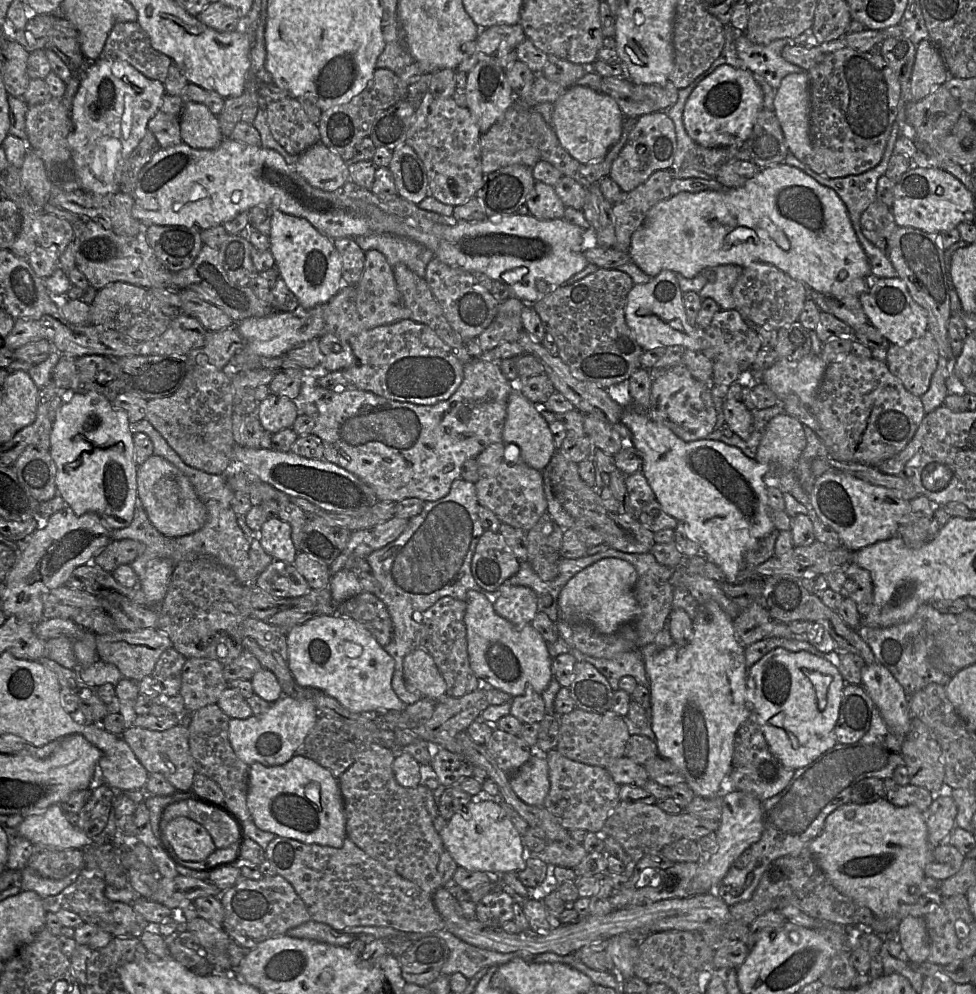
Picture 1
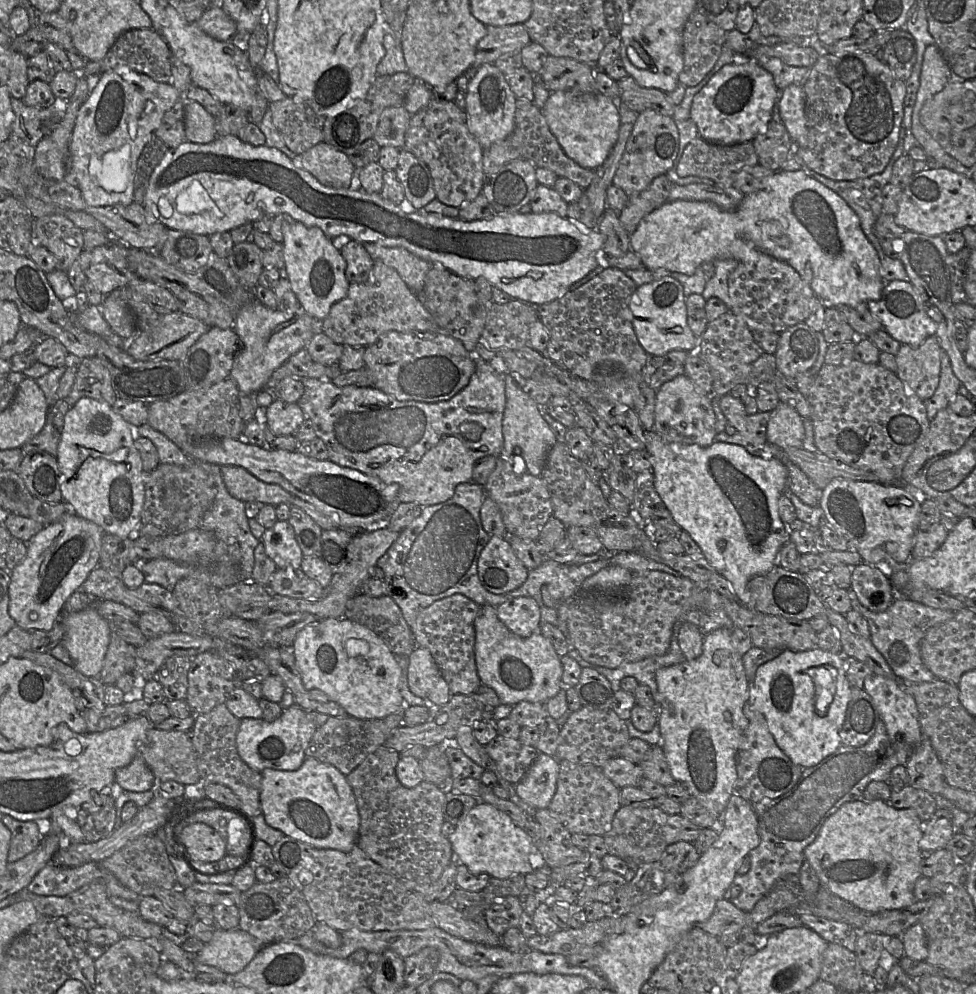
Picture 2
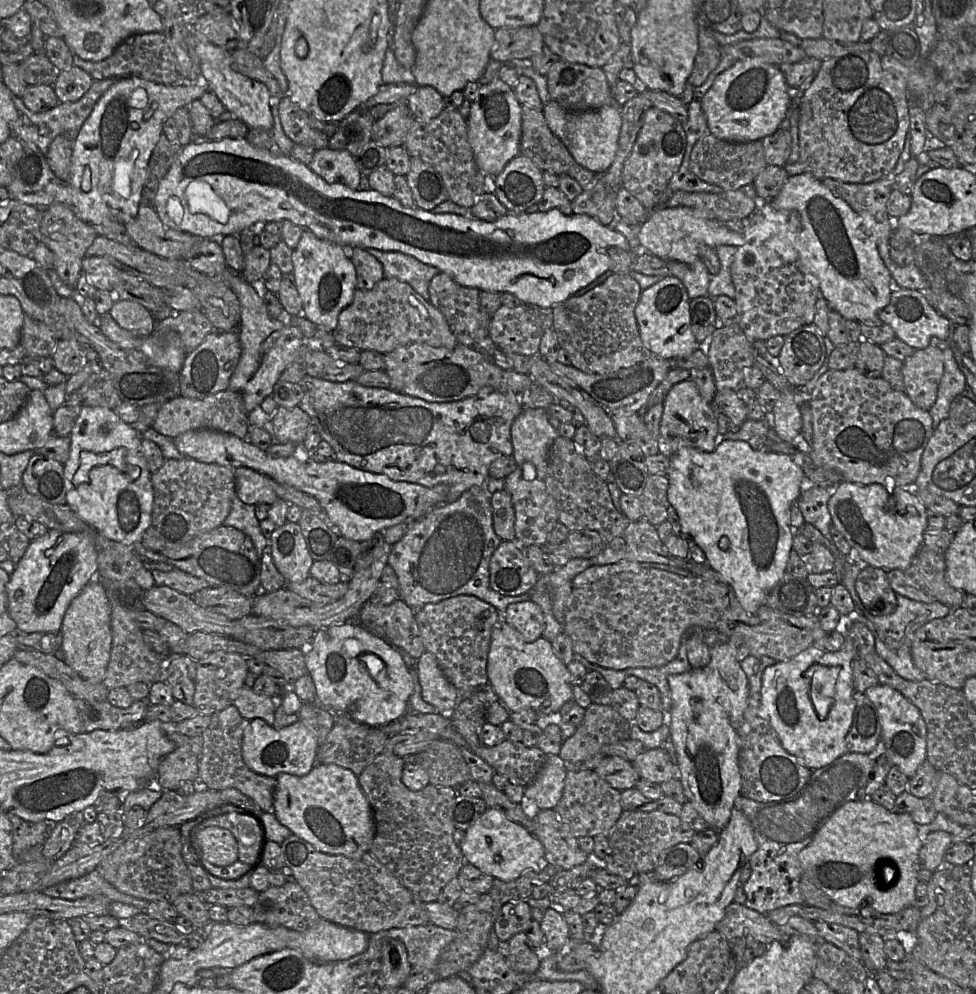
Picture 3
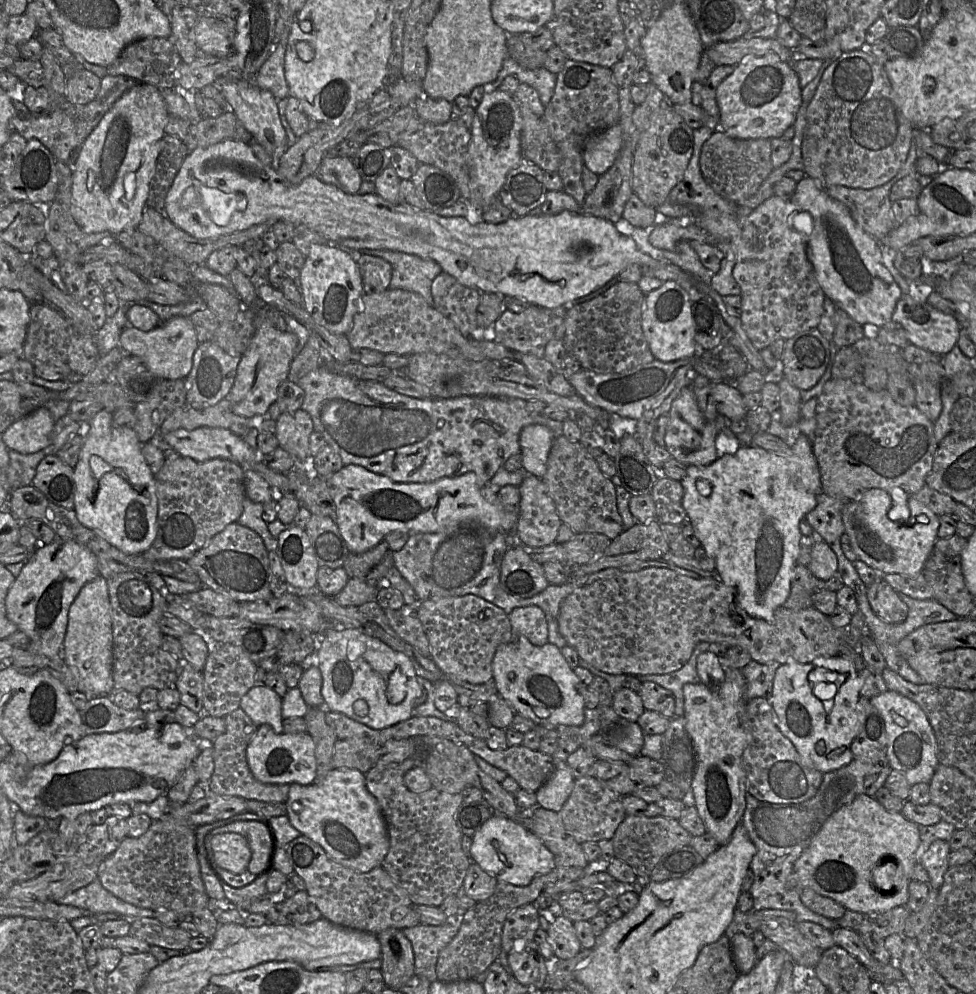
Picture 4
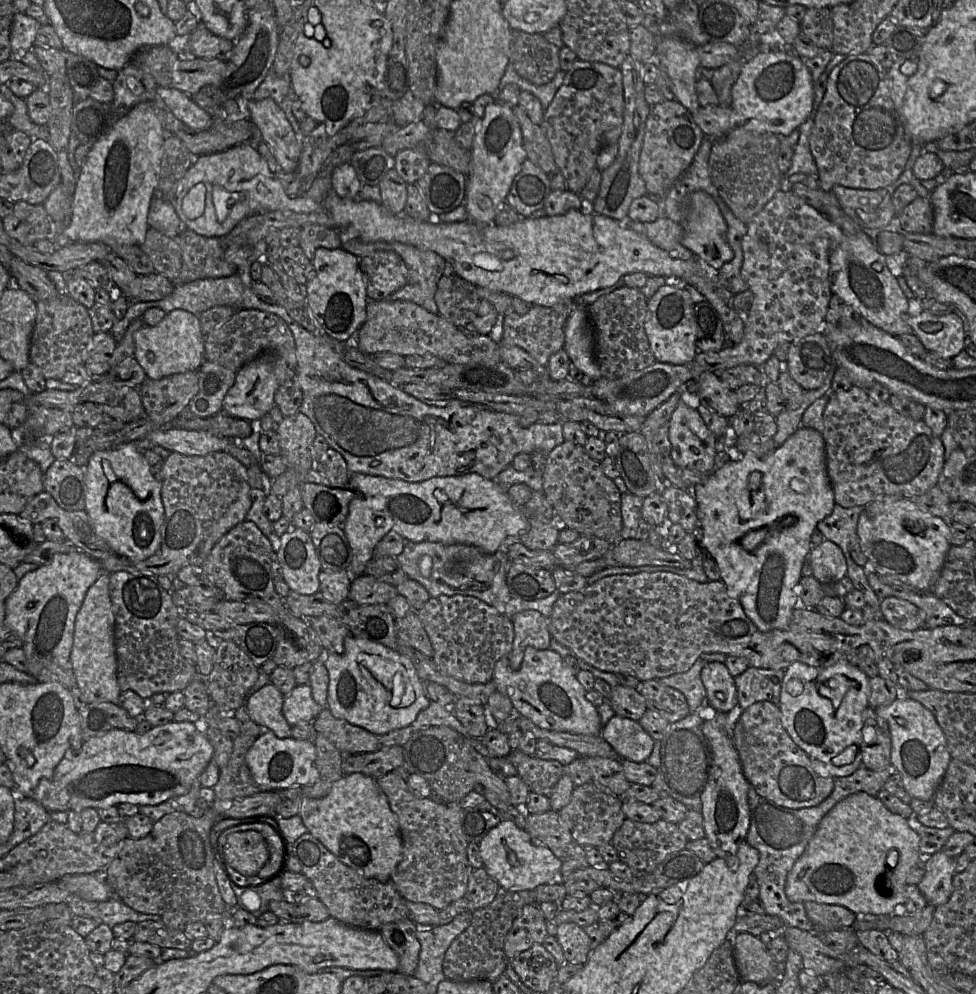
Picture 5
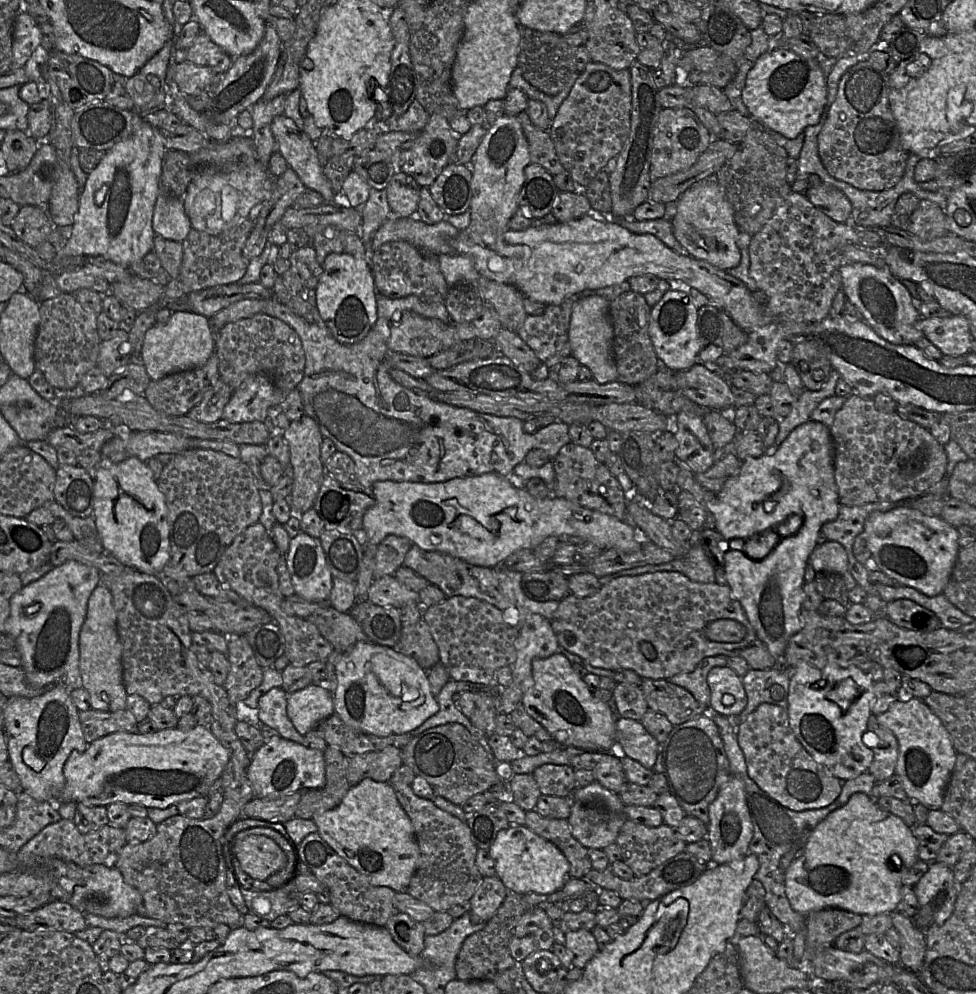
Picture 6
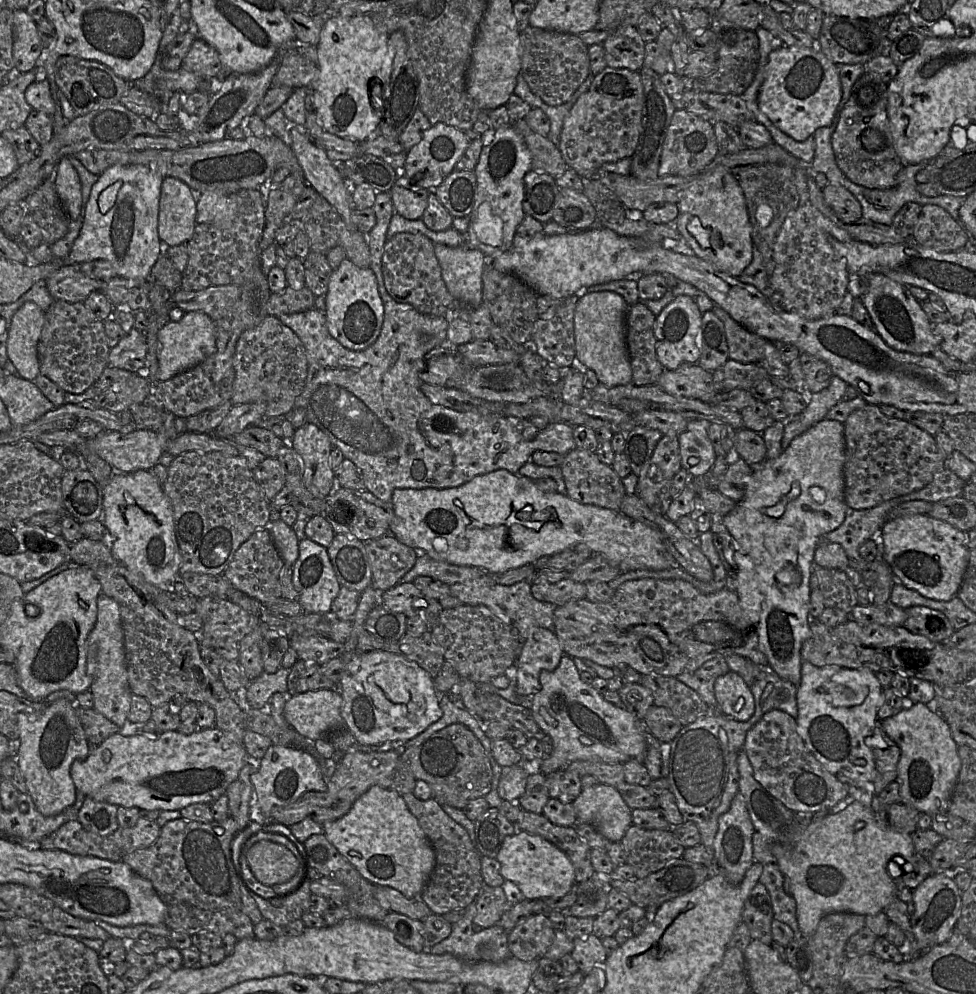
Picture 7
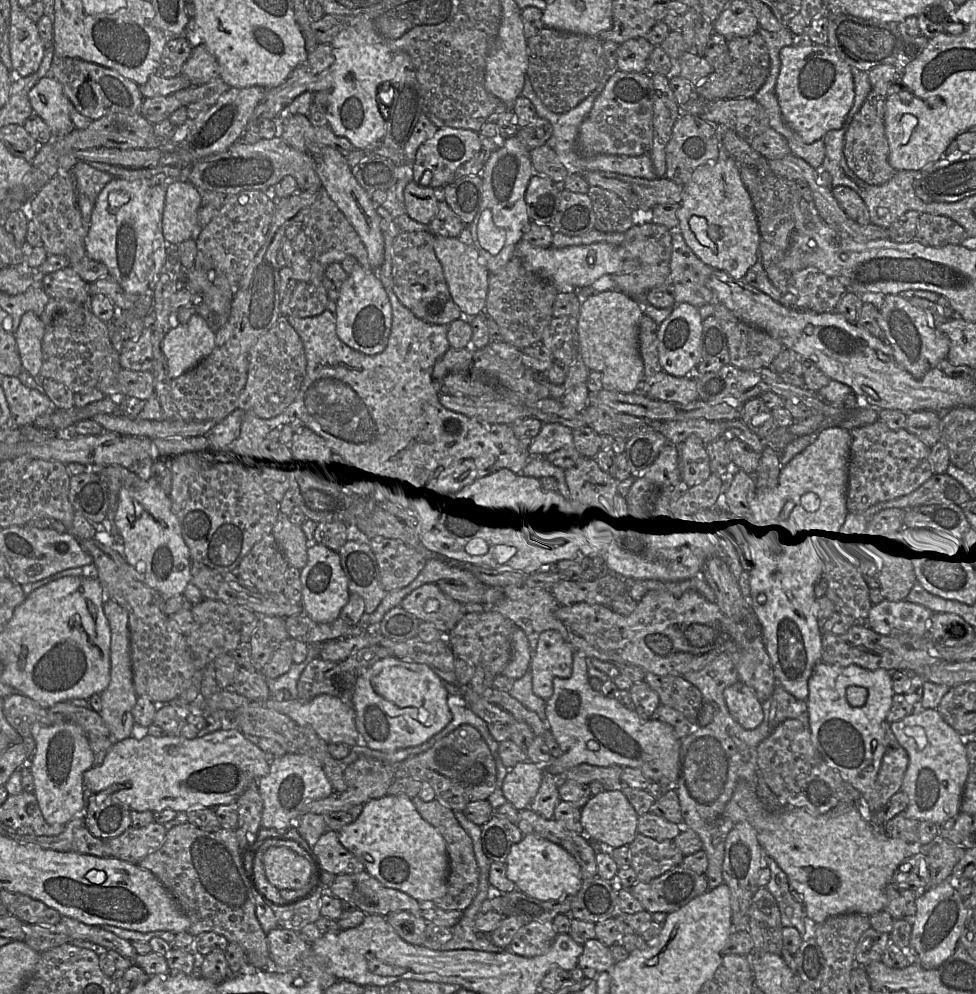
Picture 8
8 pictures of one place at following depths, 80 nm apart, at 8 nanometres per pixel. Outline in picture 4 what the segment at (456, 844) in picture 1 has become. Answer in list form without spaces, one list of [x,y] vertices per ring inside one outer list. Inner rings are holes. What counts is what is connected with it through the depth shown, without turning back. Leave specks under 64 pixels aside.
[[[496,811],[472,837],[470,853],[478,864],[497,881],[515,886],[527,886],[537,876],[549,873],[556,865],[552,852],[530,830],[515,823],[506,815]]]

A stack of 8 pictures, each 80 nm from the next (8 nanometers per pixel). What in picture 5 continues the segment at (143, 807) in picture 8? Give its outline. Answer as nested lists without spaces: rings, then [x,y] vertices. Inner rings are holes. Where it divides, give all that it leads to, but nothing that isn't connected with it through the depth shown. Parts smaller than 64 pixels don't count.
[[[170,722],[139,734],[114,729],[84,741],[81,749],[68,749],[50,779],[42,779],[30,793],[48,812],[79,811],[84,808],[102,809],[130,803],[137,806],[158,805],[187,794],[193,783],[206,769],[214,748],[203,732],[203,723]]]

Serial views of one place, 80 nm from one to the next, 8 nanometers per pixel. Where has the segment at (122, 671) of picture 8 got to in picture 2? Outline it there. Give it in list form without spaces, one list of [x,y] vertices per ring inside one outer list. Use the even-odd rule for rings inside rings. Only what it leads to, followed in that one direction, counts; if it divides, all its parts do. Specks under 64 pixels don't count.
[[[95,607],[65,614],[62,643],[76,670],[88,677],[99,677],[111,637],[109,622]]]

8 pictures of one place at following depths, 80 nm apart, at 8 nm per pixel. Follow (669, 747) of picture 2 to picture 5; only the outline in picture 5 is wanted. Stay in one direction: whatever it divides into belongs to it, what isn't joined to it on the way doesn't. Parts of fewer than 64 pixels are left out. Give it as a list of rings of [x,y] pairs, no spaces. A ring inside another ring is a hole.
[[[718,712],[713,719],[704,721],[702,732],[711,746],[713,755],[709,779],[701,794],[705,837],[717,857],[729,858],[735,856],[740,843],[746,841],[750,825],[750,783],[743,773],[739,754],[731,737],[727,713]]]

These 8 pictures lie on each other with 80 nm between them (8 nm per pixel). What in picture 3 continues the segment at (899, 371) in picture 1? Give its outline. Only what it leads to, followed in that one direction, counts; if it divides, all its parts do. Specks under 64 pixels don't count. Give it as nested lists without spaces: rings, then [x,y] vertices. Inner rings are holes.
[[[930,344],[917,349],[903,361],[905,393],[919,408],[928,411],[936,401],[943,375],[943,346]]]

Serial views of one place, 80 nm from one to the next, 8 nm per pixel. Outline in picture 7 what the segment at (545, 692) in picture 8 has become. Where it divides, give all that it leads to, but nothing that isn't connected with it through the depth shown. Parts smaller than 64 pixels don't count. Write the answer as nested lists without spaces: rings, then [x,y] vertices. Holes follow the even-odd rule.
[[[535,627],[529,630],[515,661],[516,692],[521,697],[533,696],[541,689],[539,675],[543,670],[555,670],[564,655],[556,634]]]

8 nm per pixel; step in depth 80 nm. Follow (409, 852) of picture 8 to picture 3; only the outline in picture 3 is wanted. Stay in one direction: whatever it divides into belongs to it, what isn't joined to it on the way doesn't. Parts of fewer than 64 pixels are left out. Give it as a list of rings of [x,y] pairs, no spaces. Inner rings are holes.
[[[317,763],[305,776],[280,773],[276,777],[273,813],[294,835],[312,844],[317,850],[331,854],[359,859],[369,852],[374,838],[374,823],[369,801],[362,791],[358,776],[351,770],[336,764]]]

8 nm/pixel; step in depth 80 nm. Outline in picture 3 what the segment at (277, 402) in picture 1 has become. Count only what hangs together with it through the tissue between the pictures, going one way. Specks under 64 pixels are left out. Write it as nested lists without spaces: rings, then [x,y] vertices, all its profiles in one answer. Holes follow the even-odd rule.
[[[278,406],[270,415],[276,439],[279,442],[303,443],[311,418],[300,407],[286,408]]]

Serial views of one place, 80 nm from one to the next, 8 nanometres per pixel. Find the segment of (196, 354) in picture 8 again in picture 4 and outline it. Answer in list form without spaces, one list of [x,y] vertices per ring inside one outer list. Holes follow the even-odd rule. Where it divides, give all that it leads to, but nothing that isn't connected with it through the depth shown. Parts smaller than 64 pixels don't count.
[[[175,316],[150,331],[127,326],[123,329],[119,345],[126,354],[143,359],[147,370],[158,379],[186,378],[192,368],[193,356],[199,346],[193,323],[186,316]]]

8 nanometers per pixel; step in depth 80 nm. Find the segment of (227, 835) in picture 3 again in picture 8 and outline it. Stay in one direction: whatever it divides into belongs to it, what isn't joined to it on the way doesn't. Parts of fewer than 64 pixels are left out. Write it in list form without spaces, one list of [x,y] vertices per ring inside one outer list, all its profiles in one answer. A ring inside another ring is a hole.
[[[273,846],[263,853],[263,867],[267,880],[278,890],[305,889],[302,896],[312,889],[315,874],[310,861],[286,847]]]

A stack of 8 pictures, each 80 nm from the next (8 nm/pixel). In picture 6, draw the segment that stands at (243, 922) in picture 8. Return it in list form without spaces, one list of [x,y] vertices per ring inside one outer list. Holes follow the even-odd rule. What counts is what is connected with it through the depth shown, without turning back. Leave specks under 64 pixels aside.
[[[244,769],[245,779],[238,788],[225,790],[223,802],[217,814],[207,819],[192,819],[180,814],[167,818],[158,824],[156,833],[149,840],[142,843],[129,843],[123,846],[115,863],[124,881],[135,888],[141,895],[138,913],[161,920],[167,924],[180,923],[187,929],[206,927],[213,929],[218,924],[226,924],[231,929],[242,927],[243,915],[231,902],[227,893],[228,865],[223,852],[223,838],[228,828],[242,816],[244,805],[252,800],[254,789]]]

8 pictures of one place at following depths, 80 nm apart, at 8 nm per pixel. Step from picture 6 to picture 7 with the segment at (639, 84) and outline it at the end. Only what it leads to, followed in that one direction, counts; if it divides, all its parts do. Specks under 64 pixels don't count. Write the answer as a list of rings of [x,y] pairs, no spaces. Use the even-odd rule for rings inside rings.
[[[644,66],[639,70],[639,74],[643,85],[643,108],[637,146],[630,158],[630,175],[643,180],[656,179],[659,177],[658,169],[664,139],[672,116],[677,109],[674,107],[672,99],[665,91],[660,80],[660,75],[658,75],[652,69]]]

